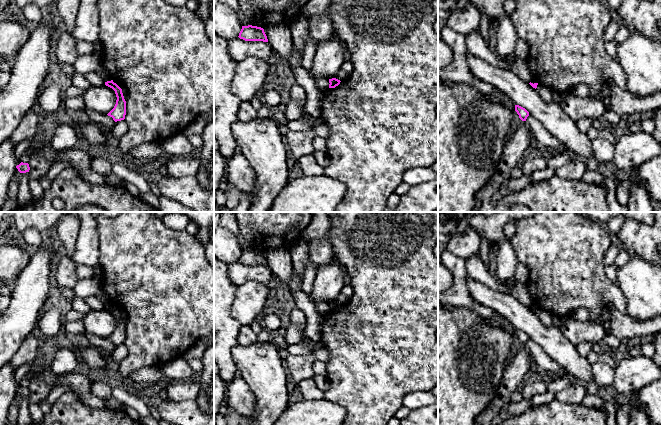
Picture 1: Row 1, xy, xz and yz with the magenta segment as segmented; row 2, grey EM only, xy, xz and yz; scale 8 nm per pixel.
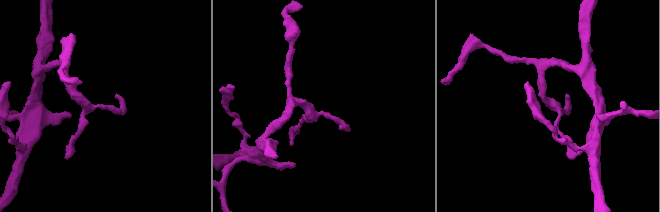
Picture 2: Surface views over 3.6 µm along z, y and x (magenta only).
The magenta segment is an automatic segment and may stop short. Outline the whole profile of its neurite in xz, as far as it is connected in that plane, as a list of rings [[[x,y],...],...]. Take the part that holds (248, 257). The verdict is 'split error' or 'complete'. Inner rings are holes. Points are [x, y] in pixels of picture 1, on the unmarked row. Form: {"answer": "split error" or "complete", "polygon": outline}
{"answer": "complete", "polygon": [[[242,250],[242,253],[238,260],[245,265],[263,265],[268,266],[264,253],[257,250]]]}

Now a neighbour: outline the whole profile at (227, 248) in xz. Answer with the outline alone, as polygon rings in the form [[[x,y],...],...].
[[[219,227],[214,232],[214,256],[220,261],[230,264],[239,260],[242,247],[235,234]]]

